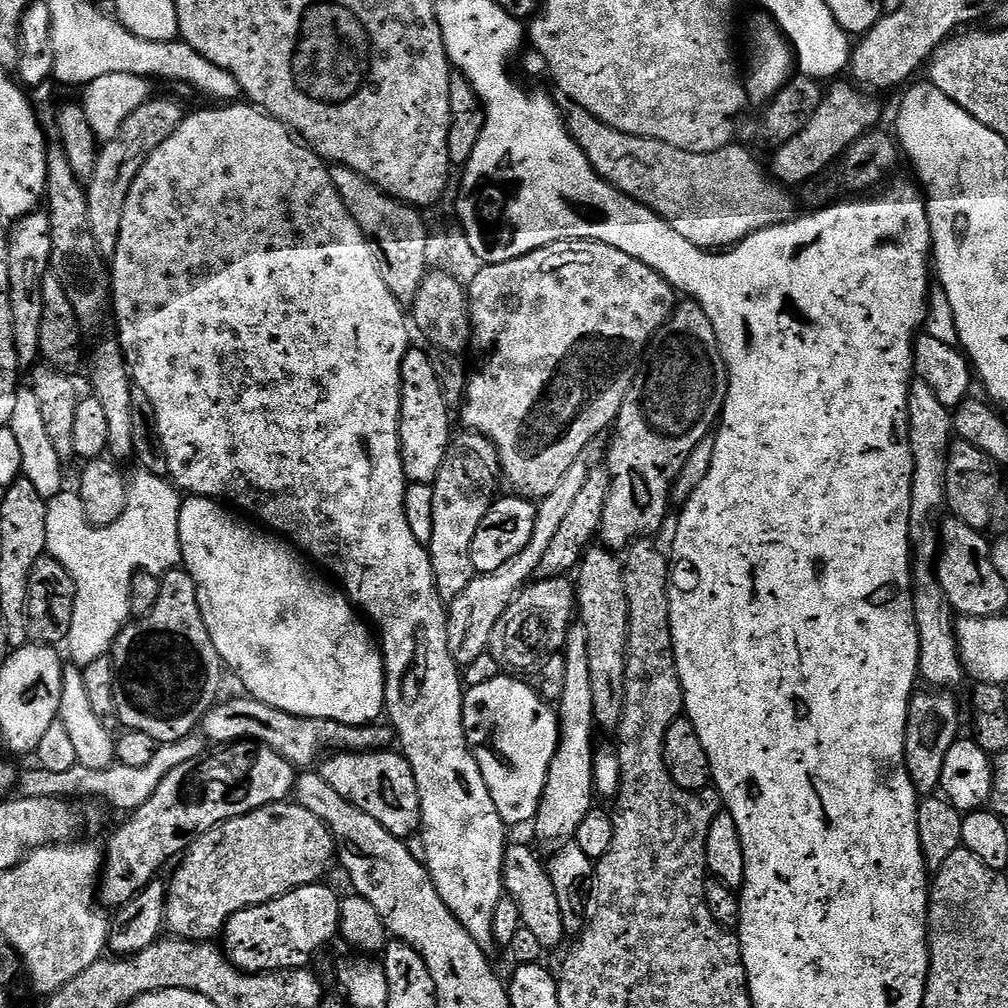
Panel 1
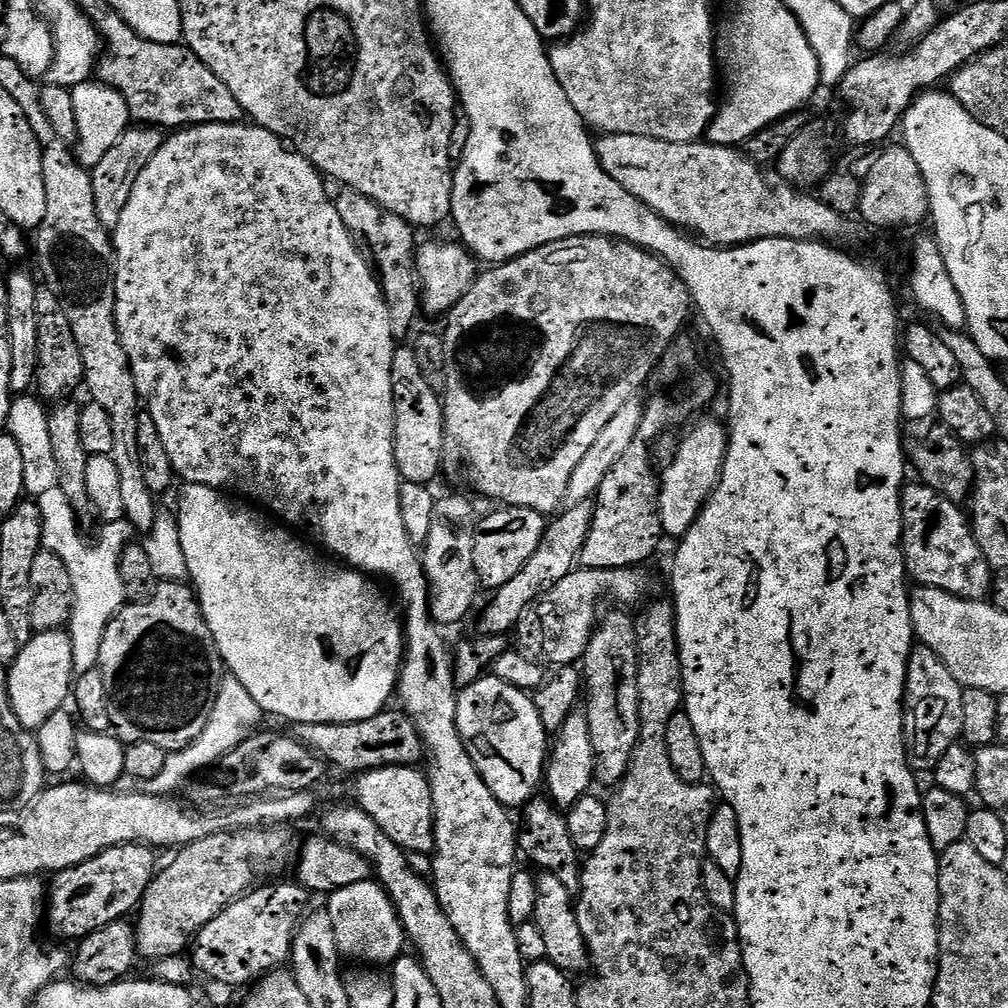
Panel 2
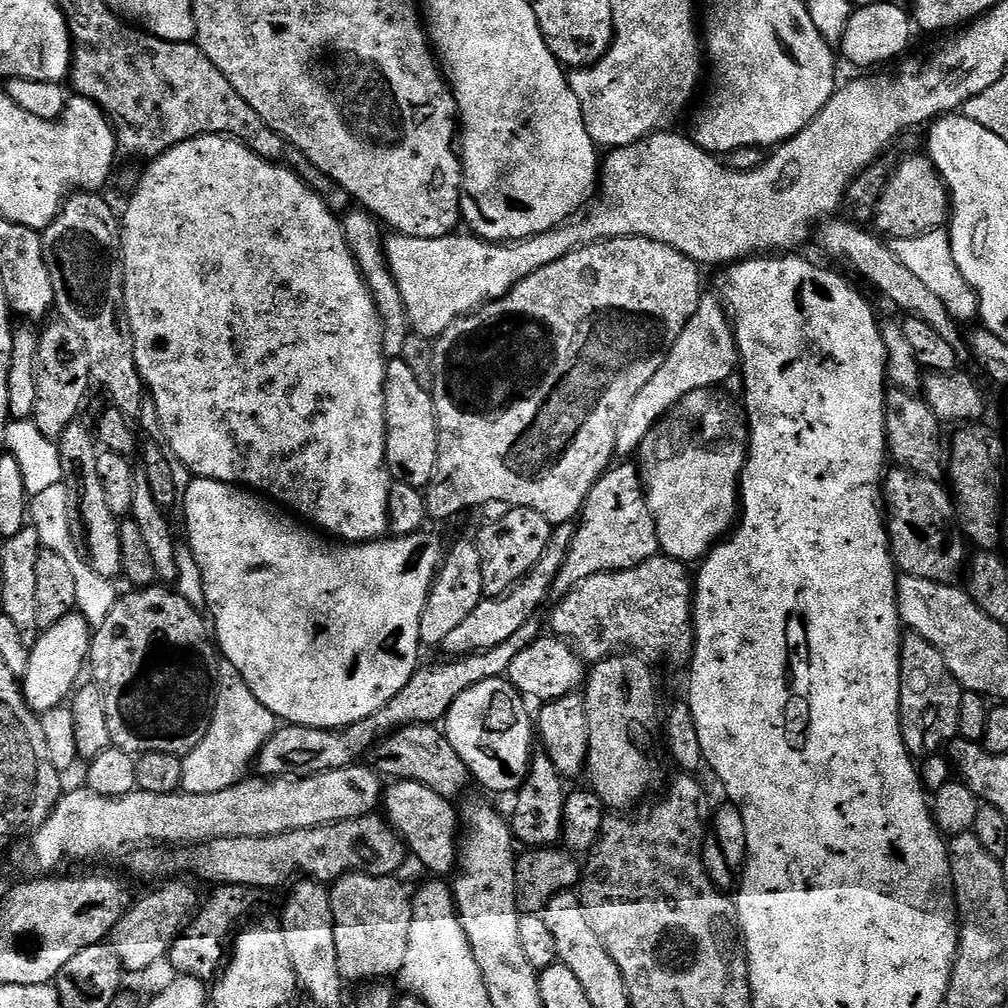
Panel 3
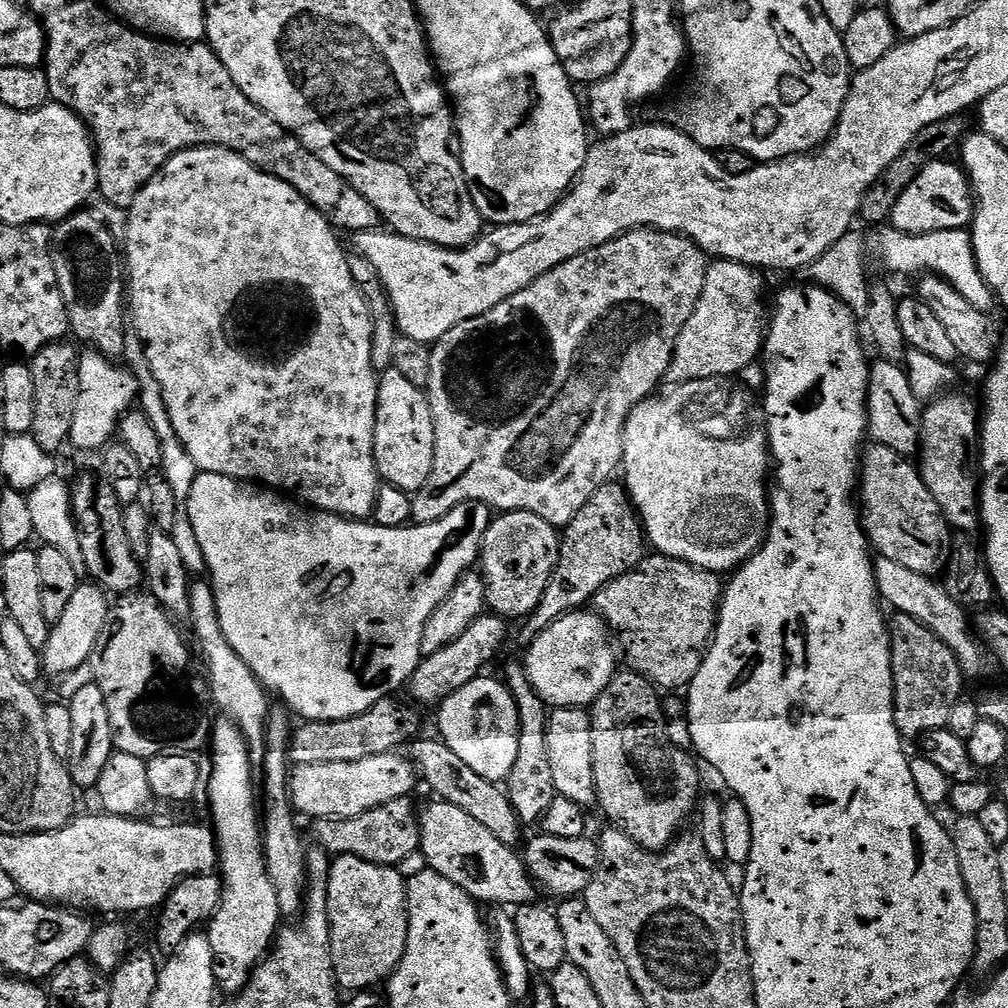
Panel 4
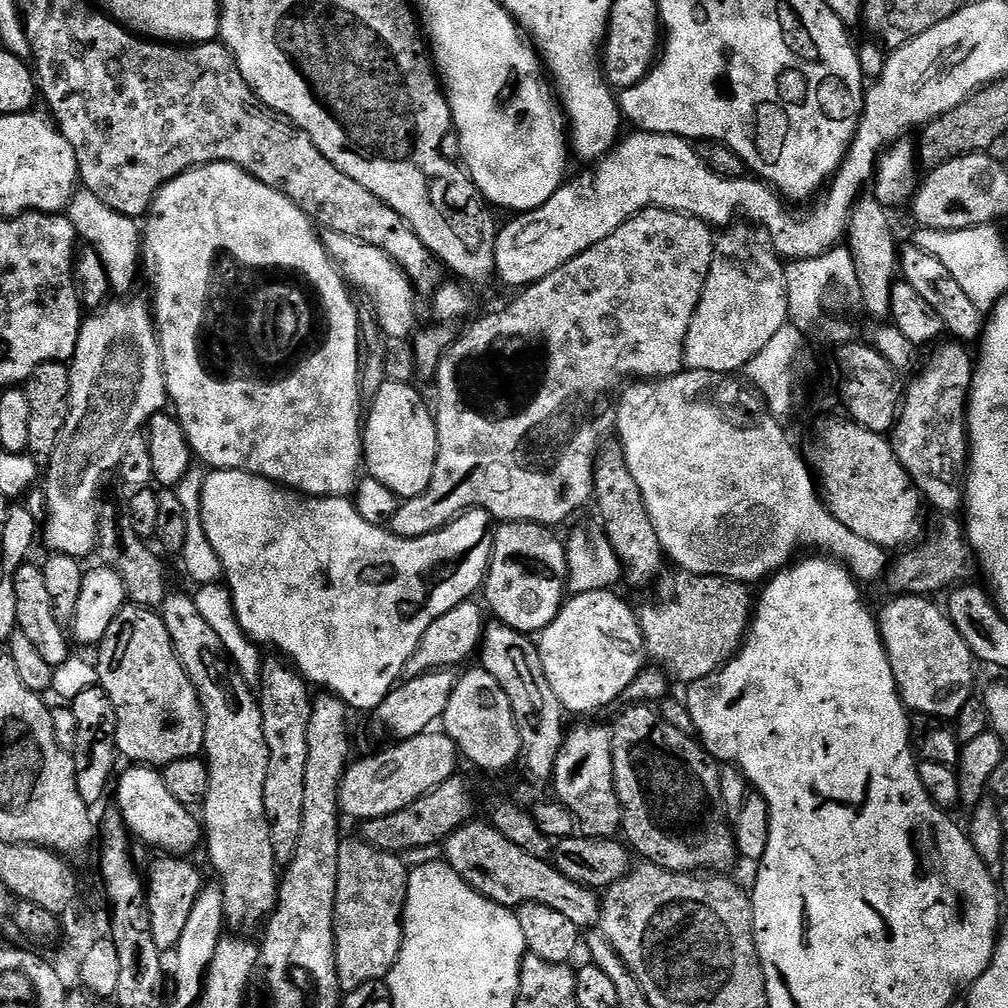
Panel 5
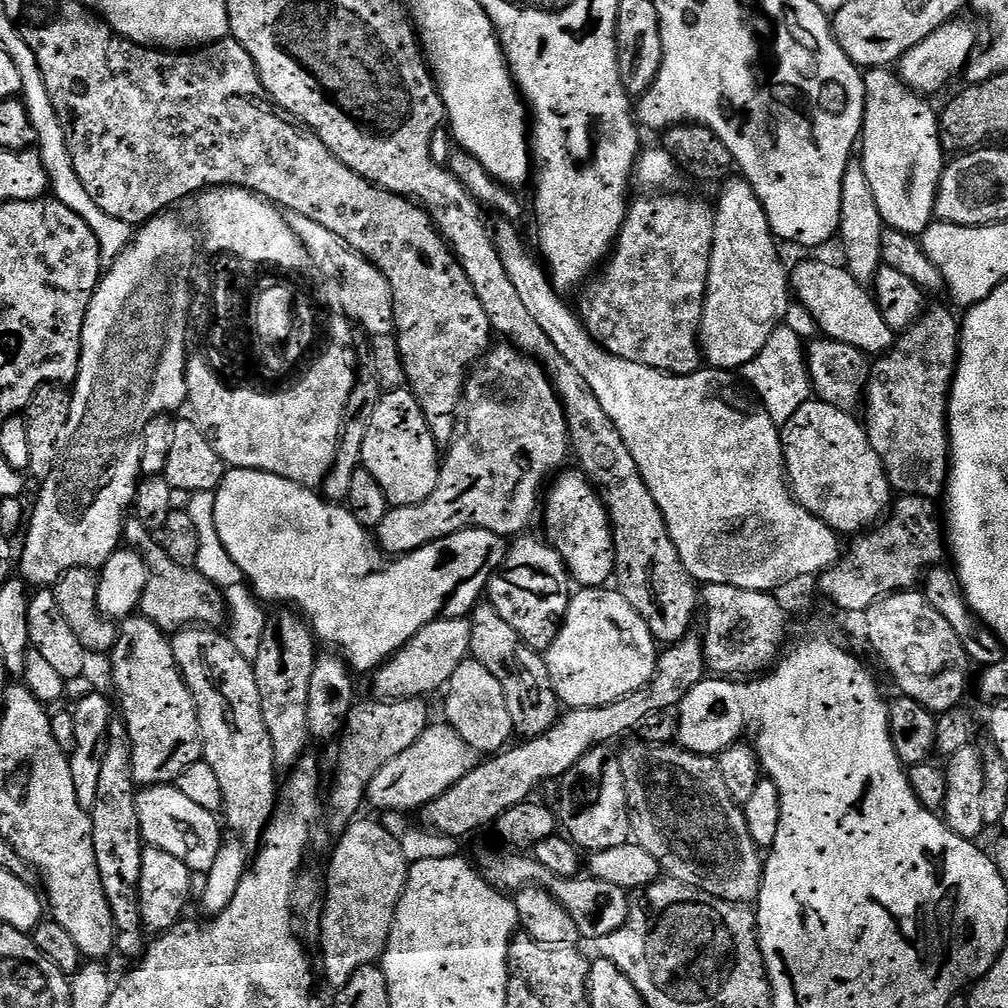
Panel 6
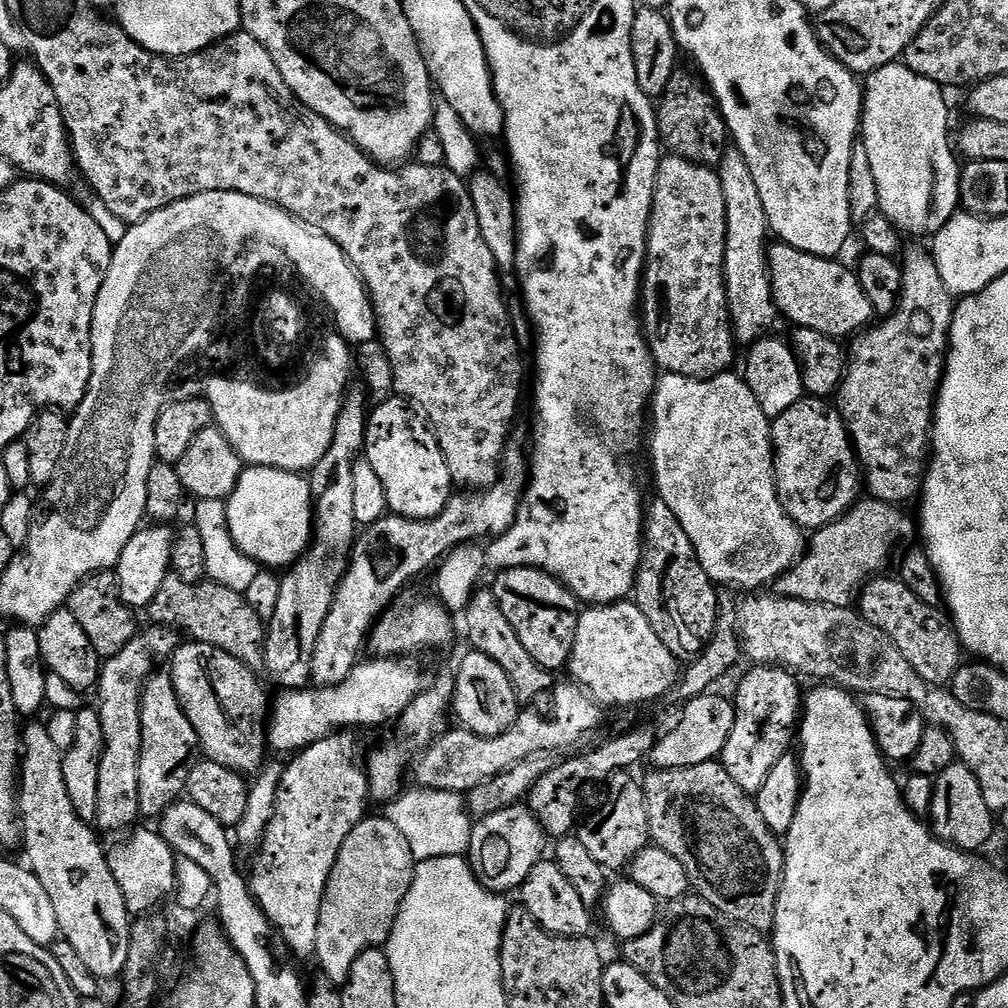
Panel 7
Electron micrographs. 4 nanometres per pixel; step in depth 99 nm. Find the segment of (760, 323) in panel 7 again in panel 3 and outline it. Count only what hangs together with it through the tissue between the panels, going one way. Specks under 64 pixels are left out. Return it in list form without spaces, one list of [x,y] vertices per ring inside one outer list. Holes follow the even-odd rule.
[[[701,295],[700,308],[694,310],[690,322],[686,322],[686,330],[678,334],[678,342],[666,354],[658,374],[638,390],[638,398],[630,402],[630,410],[620,423],[620,429],[616,435],[615,455],[620,458],[628,458],[631,454],[639,453],[640,444],[650,434],[650,430],[659,424],[672,407],[699,388],[716,388],[723,380],[728,380],[732,375],[737,375],[740,363],[740,352],[736,348],[736,338],[730,323],[730,317],[722,307],[721,301],[715,295]]]

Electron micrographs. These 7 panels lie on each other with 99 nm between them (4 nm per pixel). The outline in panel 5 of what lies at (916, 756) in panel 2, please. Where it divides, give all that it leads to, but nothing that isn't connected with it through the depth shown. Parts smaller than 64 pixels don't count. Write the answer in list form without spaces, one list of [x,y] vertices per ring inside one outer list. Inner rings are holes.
[[[900,594],[878,612],[880,626],[880,641],[884,643],[884,649],[888,655],[888,661],[892,667],[892,673],[896,679],[896,686],[903,700],[905,709],[919,714],[924,718],[939,718],[945,722],[951,721],[966,706],[968,700],[973,699],[972,683],[976,676],[972,673],[974,657],[970,646],[962,642],[962,634],[954,630],[954,626],[948,620],[947,611],[940,608],[929,597],[919,594]]]

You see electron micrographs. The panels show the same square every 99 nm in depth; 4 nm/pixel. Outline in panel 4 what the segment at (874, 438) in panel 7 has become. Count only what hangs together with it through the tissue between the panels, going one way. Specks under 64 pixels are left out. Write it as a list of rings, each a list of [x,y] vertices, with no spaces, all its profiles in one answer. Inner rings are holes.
[[[949,394],[933,400],[923,409],[924,421],[920,427],[920,446],[918,467],[920,476],[926,482],[930,494],[934,494],[934,502],[944,512],[944,517],[957,533],[972,534],[981,527],[980,518],[980,485],[982,472],[980,469],[980,446],[982,443],[982,416],[978,404],[968,396]]]

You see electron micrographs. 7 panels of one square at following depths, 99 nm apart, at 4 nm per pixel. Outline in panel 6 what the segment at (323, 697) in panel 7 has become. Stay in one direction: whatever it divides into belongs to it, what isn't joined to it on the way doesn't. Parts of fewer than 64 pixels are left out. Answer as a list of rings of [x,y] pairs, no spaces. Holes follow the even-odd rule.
[[[459,616],[422,626],[406,646],[399,648],[394,656],[376,669],[371,677],[372,688],[376,691],[373,693],[382,700],[414,700],[431,697],[431,692],[439,688],[440,691],[447,689],[450,678],[454,678],[454,670],[469,659],[471,625],[471,619]]]

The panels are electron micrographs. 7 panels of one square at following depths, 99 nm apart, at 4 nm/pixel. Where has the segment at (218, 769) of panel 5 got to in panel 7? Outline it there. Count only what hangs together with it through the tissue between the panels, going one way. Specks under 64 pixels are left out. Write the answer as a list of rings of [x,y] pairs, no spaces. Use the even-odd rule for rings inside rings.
[[[184,642],[172,655],[170,675],[178,702],[200,739],[199,751],[229,772],[259,773],[266,748],[261,737],[256,737],[256,720],[265,719],[266,704],[264,708],[264,688],[256,681],[257,673],[226,650]]]

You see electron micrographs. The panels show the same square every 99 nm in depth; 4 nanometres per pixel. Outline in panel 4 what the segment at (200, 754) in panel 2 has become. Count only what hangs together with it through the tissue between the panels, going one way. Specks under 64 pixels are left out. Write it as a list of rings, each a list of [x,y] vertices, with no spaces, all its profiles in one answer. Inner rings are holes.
[[[204,582],[200,592],[198,590],[192,592],[190,623],[196,630],[196,638],[209,663],[208,681],[215,705],[219,709],[221,707],[240,726],[239,731],[249,747],[249,756],[253,763],[261,763],[266,751],[267,721],[272,704],[267,689],[246,666],[246,662],[242,662],[242,658],[238,657],[234,648],[227,642],[225,635],[222,634],[221,623],[217,616],[216,596],[209,583]]]

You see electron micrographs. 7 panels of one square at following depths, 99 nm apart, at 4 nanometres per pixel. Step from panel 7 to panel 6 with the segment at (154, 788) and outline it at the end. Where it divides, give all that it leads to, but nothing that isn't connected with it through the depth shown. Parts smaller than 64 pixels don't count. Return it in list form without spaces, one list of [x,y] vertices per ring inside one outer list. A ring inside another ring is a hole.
[[[133,614],[119,625],[116,644],[111,650],[110,659],[112,659],[112,684],[116,687],[118,712],[128,728],[128,738],[132,741],[132,777],[137,785],[144,788],[175,785],[182,770],[186,770],[186,766],[202,759],[204,743],[200,741],[200,723],[194,698],[176,666],[171,639],[142,614]]]

